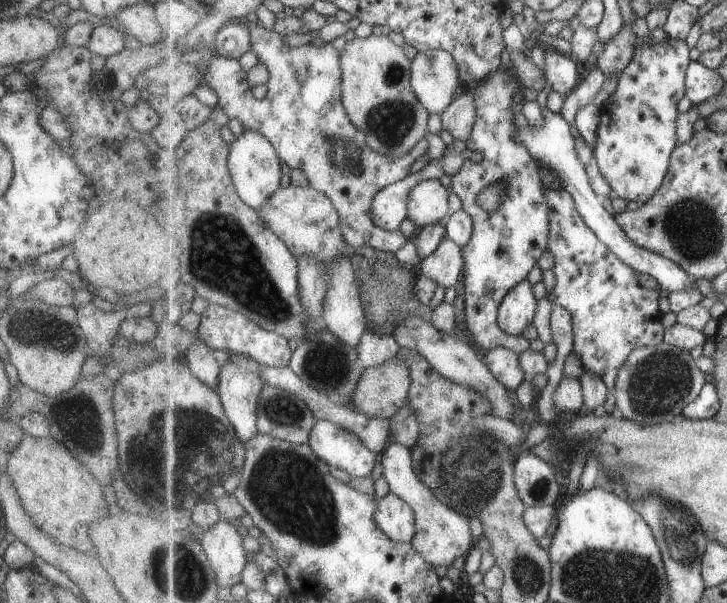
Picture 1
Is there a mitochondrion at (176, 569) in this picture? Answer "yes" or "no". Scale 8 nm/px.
yes

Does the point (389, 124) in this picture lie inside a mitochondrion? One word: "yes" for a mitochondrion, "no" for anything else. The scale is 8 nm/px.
yes

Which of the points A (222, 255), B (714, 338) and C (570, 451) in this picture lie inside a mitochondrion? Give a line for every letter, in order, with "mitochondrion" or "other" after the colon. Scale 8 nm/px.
A: mitochondrion
B: other
C: other

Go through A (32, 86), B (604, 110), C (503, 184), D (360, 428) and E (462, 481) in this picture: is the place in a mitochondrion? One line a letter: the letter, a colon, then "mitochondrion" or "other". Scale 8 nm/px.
A: other
B: other
C: other
D: other
E: mitochondrion

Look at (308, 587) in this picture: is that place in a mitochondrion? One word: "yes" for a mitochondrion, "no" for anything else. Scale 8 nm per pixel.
no

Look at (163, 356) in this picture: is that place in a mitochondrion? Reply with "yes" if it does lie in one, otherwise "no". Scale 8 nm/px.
no

